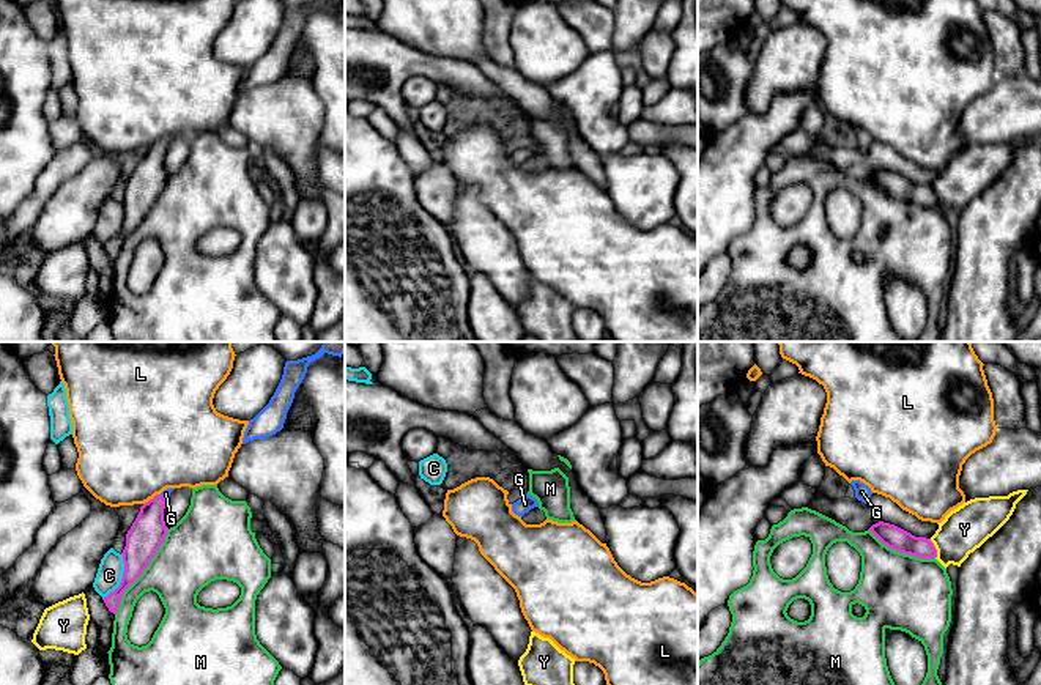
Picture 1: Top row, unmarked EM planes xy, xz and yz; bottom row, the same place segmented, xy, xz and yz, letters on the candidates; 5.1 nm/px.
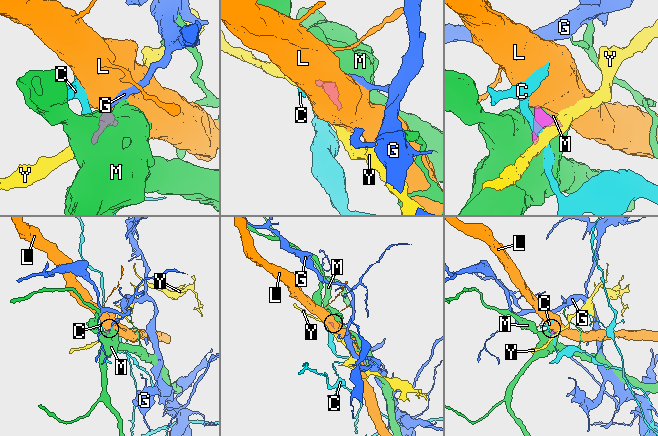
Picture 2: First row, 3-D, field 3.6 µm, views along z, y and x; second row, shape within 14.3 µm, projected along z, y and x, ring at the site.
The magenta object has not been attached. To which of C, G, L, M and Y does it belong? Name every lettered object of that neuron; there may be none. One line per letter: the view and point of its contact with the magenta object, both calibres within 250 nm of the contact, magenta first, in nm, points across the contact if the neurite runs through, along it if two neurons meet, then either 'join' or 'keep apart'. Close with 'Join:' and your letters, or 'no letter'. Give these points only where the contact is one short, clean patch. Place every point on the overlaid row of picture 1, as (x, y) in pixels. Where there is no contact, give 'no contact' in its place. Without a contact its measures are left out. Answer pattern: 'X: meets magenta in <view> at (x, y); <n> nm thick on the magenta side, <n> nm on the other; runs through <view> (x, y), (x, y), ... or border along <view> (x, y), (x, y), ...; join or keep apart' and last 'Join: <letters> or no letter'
C: meets magenta in xy at (123, 577); 180 nm thick on the magenta side, 130 nm on the other; border along xy (122, 553), (122, 581), (103, 599); keep apart
G: meets magenta in xy at (161, 496); 180 nm thick on the magenta side, 50 nm on the other; runs through xy (148, 531), (151, 512), (161, 496), (166, 493); join
L: meets magenta in xy at (153, 498); 180 nm thick on the magenta side, 480 nm on the other; border along xy (159, 493), (144, 504); keep apart
M: meets magenta in xy at (142, 572); 180 nm thick on the magenta side, 320 nm on the other; keep apart
Y: meets magenta in yz at (934, 548); 120 nm thick on the magenta side, 240 nm on the other; border along yz (929, 539), (936, 550), (936, 558); keep apart
Join: G

